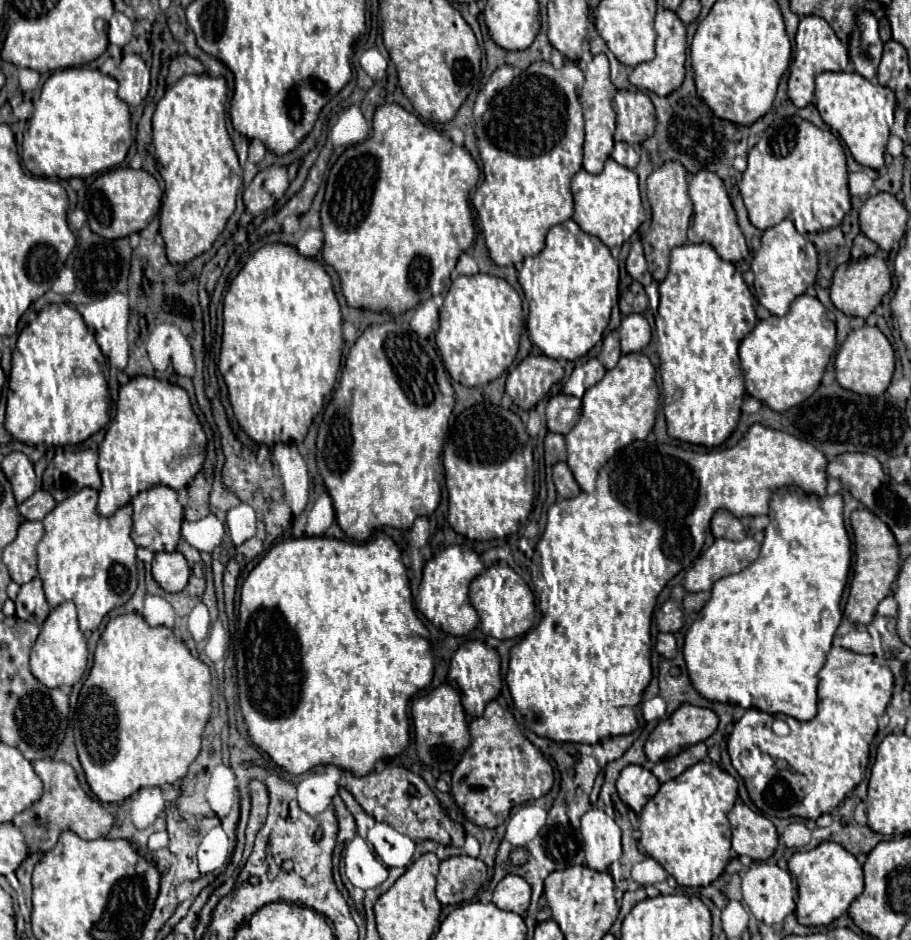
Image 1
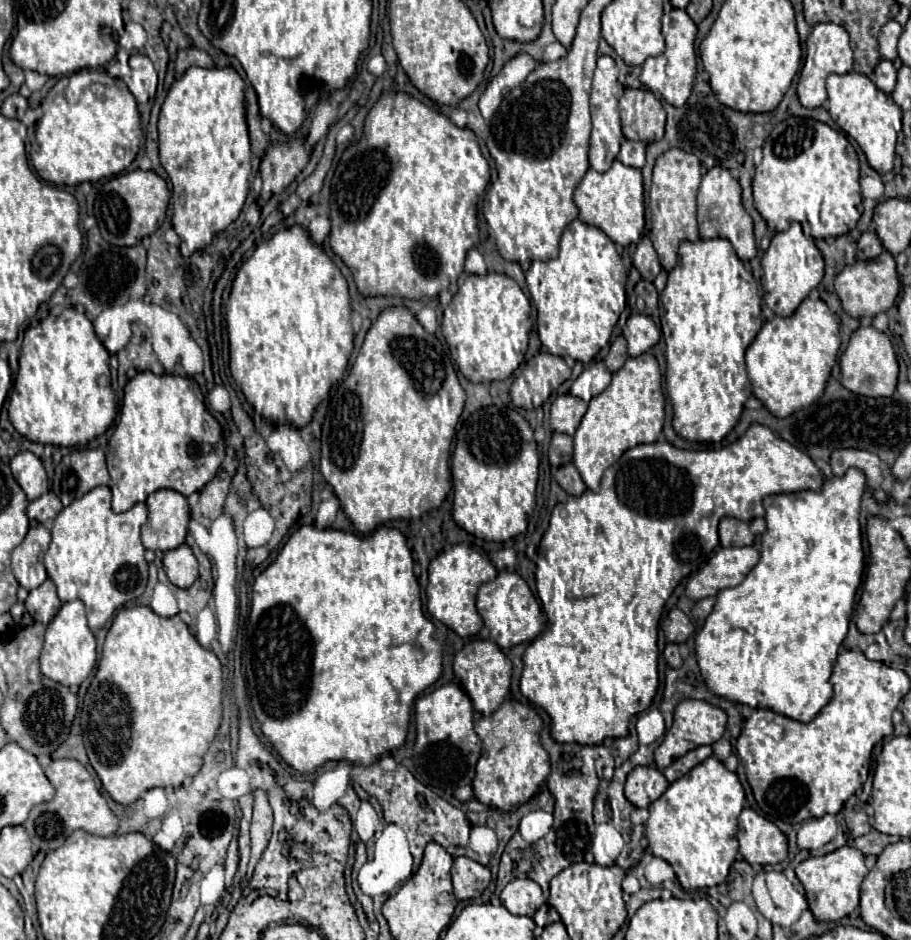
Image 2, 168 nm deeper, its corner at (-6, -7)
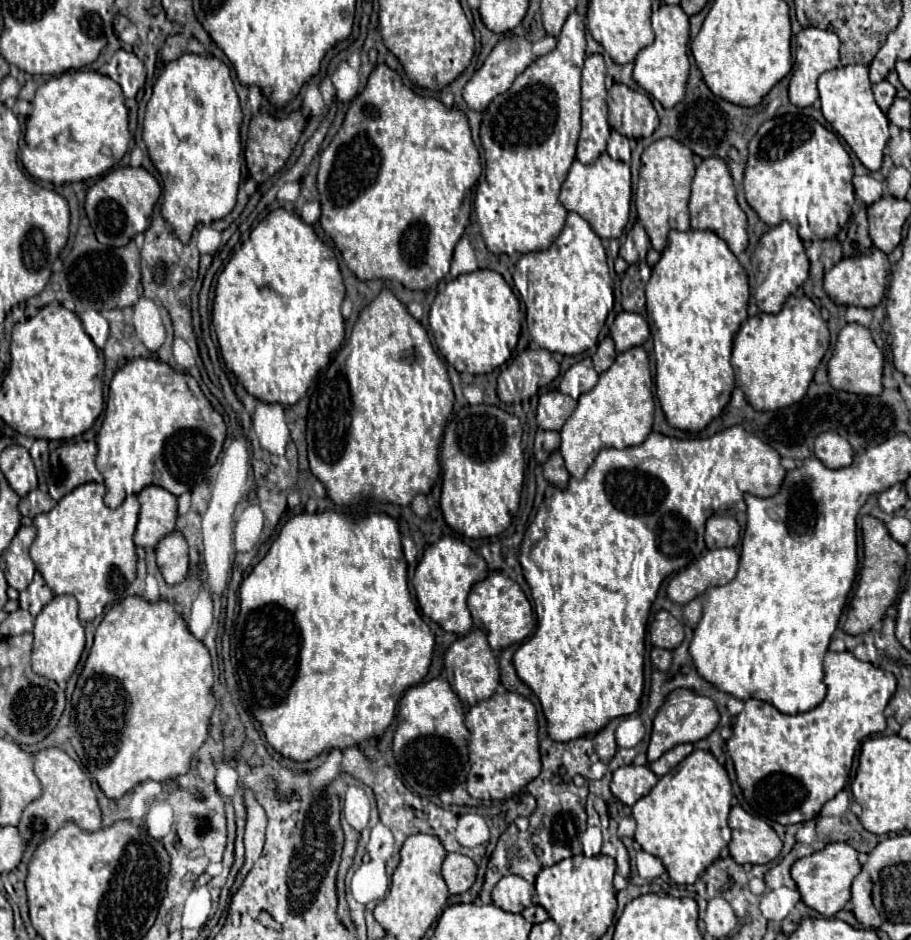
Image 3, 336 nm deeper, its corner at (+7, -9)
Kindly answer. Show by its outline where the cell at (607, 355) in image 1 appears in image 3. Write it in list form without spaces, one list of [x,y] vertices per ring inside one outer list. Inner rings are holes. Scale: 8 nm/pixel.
[[[611,336],[603,338],[603,340],[599,342],[599,348],[597,348],[595,356],[593,356],[595,370],[597,370],[599,374],[601,374],[601,372],[605,372],[605,370],[615,362],[615,356],[617,356],[617,350],[615,350],[615,346],[613,346]]]

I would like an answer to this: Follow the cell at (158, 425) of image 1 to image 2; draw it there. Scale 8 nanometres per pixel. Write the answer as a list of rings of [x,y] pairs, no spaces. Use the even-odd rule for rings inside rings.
[[[138,372],[126,384],[120,422],[106,446],[114,512],[126,512],[162,488],[190,496],[214,478],[222,460],[220,424],[206,410],[200,386],[192,378]]]

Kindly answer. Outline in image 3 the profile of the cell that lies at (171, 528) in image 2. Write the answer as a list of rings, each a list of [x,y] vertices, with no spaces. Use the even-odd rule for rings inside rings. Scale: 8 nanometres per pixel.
[[[147,486],[137,498],[141,502],[141,512],[135,530],[135,544],[155,548],[161,538],[175,530],[177,498],[161,486]]]

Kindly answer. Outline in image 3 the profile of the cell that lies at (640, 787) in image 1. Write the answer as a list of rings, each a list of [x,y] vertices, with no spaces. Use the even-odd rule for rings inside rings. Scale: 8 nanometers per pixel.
[[[621,766],[613,772],[611,792],[627,806],[633,806],[639,798],[649,794],[649,790],[657,784],[657,776],[649,770],[649,766]]]

